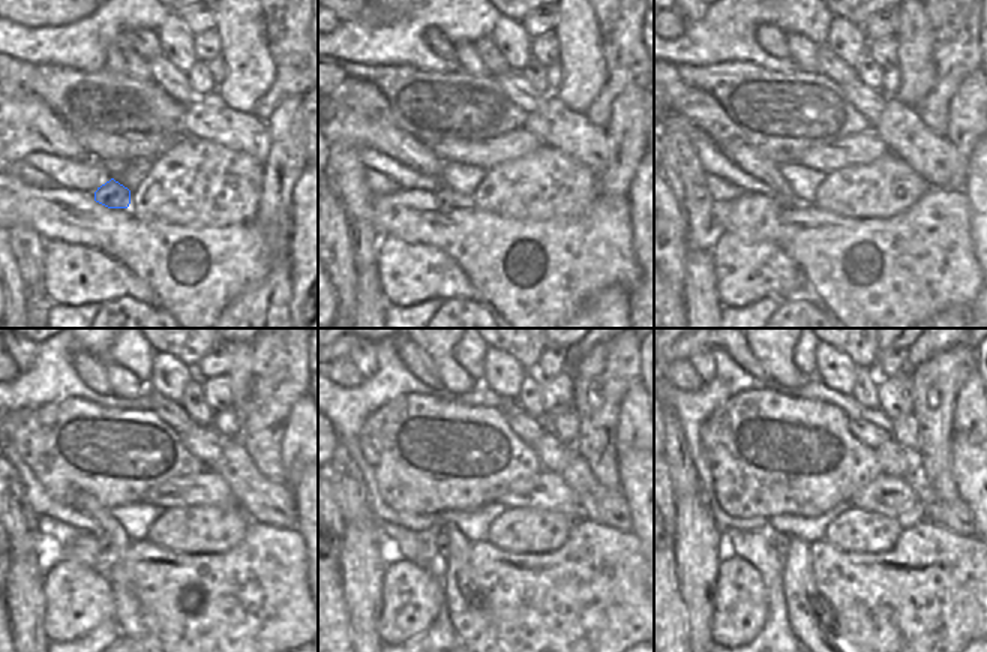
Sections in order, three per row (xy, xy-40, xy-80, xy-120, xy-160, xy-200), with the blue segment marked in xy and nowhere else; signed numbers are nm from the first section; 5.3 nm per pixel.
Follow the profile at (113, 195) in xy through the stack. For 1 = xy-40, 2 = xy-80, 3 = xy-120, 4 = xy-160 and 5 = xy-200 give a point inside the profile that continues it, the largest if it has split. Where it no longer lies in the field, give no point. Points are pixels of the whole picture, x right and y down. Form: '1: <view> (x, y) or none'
1: xy-40 (444, 195)
2: xy-80 (780, 201)
3: xy-120 (104, 538)
4: xy-160 (440, 538)
5: xy-200 (780, 540)

